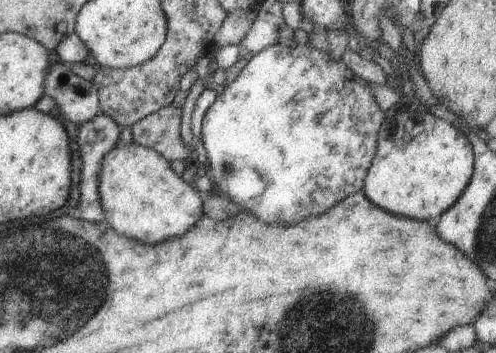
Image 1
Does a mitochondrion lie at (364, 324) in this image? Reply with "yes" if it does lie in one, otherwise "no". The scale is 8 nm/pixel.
yes

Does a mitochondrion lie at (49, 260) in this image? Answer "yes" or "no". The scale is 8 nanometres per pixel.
yes

